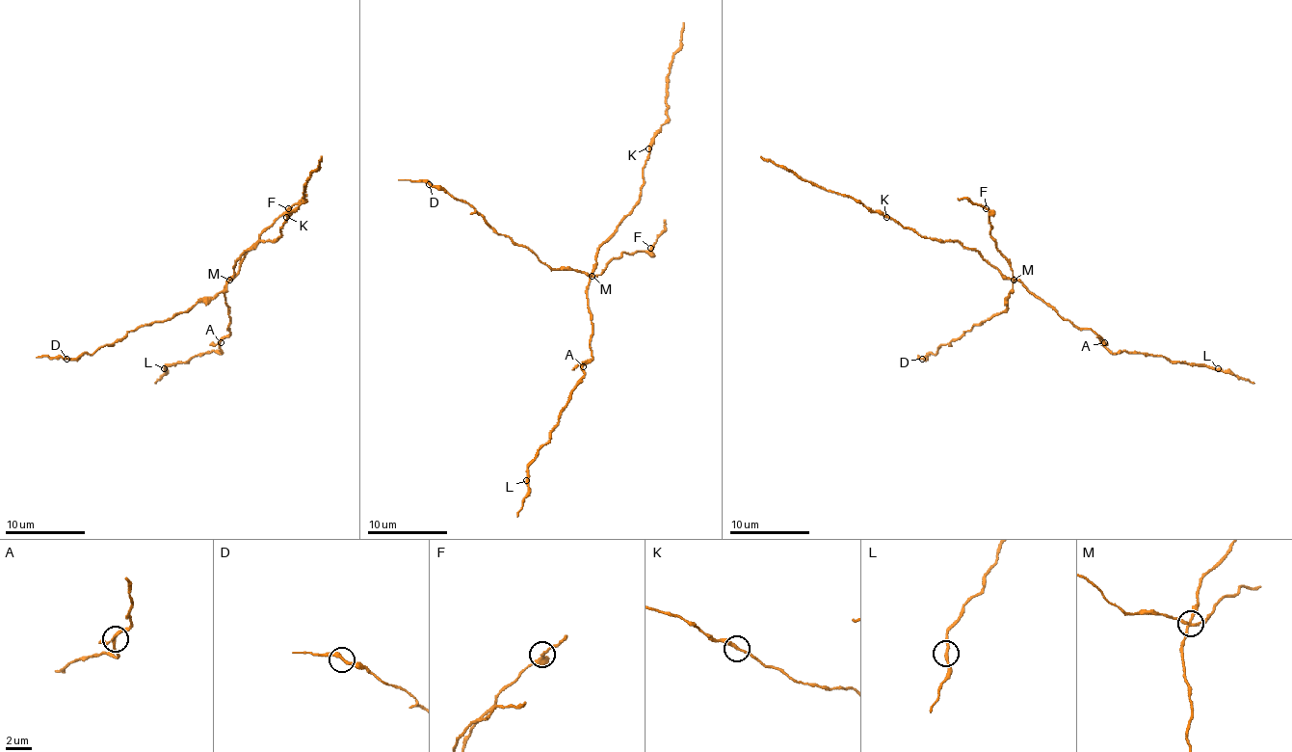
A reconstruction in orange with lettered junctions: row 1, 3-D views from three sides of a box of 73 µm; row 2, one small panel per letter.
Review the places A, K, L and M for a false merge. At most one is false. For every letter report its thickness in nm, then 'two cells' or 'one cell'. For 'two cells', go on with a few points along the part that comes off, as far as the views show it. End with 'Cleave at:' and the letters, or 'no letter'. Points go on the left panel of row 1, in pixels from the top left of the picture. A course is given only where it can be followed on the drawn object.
A: 200 nm thick; one cell
K: 240 nm thick; one cell
L: 220 nm thick; one cell
M: 200 nm thick; two cells; foreign part runs (230, 281), (223, 290), (171, 318), (136, 327), (91, 355), (37, 357)
Cleave at: M

